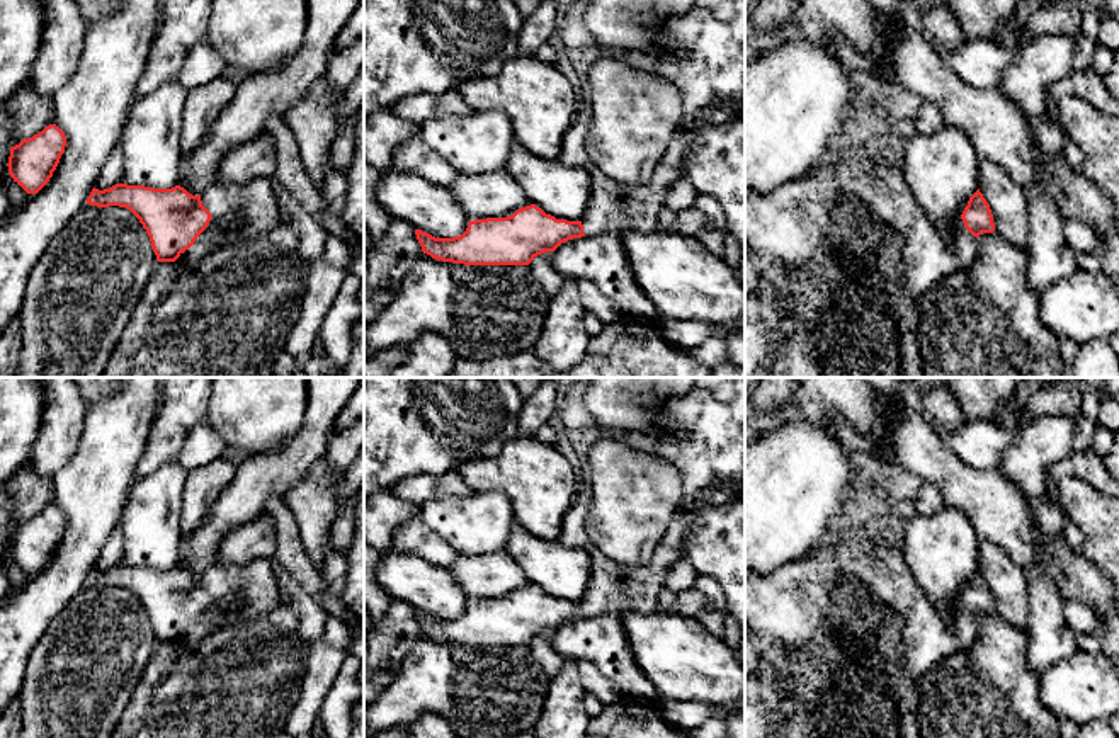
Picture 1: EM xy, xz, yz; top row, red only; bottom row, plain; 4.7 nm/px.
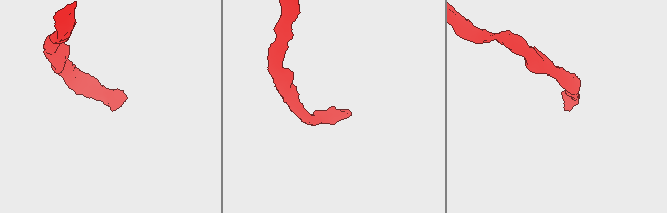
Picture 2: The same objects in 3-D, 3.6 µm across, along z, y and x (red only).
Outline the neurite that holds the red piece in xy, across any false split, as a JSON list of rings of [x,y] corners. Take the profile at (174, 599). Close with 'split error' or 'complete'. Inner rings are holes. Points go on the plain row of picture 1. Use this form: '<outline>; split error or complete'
[[[272,559],[219,565],[201,576],[184,568],[153,570],[116,565],[92,570],[87,585],[129,590],[146,610],[158,643],[175,643],[185,631],[187,648],[241,619],[267,617],[282,604]]]; split error

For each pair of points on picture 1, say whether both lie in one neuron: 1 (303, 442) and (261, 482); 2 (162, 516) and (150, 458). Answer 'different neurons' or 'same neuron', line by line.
1: same neuron
2: different neurons

